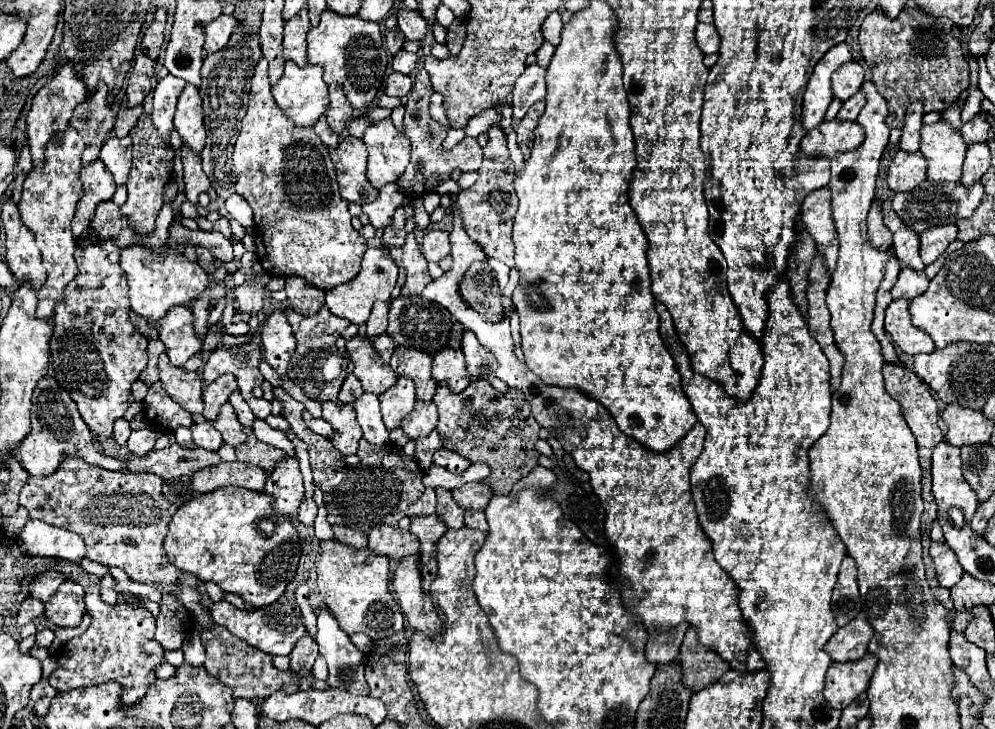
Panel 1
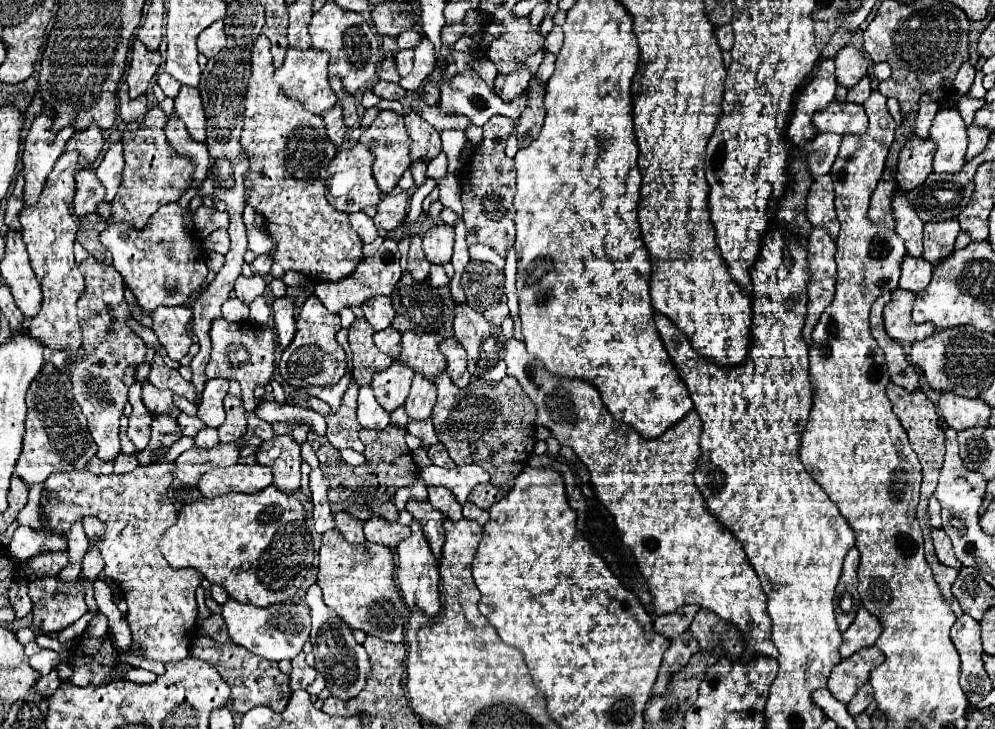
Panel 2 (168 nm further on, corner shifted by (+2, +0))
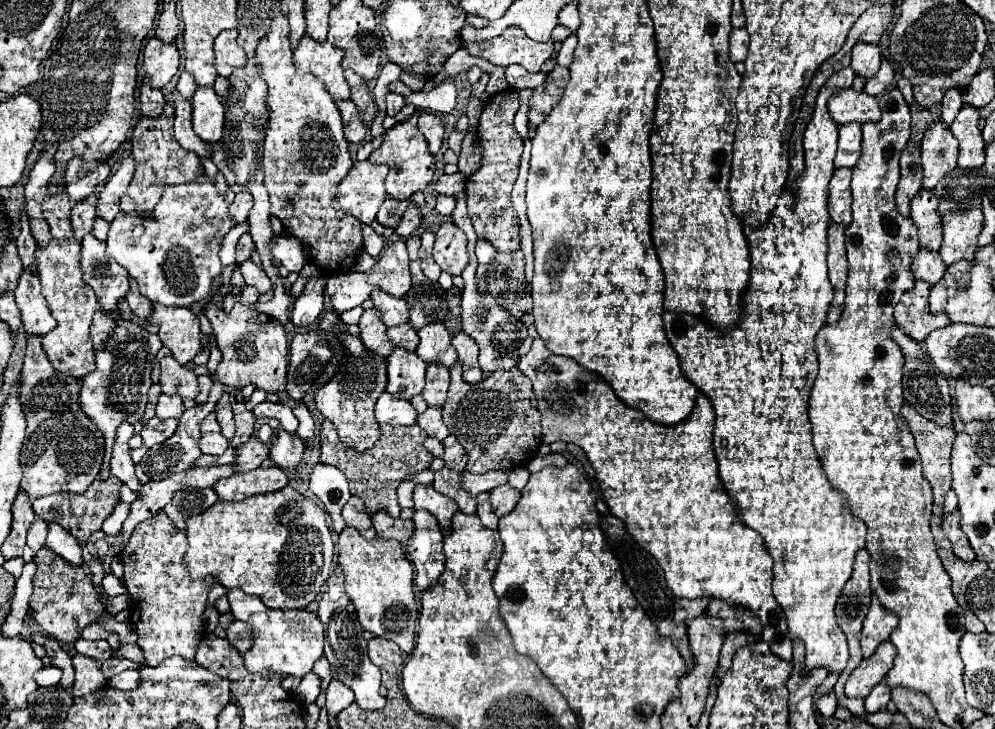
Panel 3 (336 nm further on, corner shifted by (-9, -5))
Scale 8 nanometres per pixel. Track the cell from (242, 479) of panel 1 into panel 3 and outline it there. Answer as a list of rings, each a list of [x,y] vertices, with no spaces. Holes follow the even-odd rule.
[[[272,466],[272,468],[256,468],[244,474],[234,474],[228,478],[222,478],[214,484],[214,490],[220,500],[236,502],[244,500],[248,496],[256,494],[268,494],[284,488],[288,484],[288,476],[284,470]]]

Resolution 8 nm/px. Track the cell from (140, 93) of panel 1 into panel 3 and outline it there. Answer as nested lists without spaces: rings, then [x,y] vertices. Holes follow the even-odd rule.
[[[150,38],[144,46],[142,70],[150,80],[152,88],[164,88],[180,66],[180,52],[174,44],[162,44],[156,38]]]

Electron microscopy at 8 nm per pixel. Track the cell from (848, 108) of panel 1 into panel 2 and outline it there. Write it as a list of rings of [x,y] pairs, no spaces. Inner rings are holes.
[[[865,75],[855,87],[849,89],[847,99],[849,99],[851,103],[863,103],[863,101],[869,97],[869,93],[871,93],[871,79],[869,79],[869,75]]]

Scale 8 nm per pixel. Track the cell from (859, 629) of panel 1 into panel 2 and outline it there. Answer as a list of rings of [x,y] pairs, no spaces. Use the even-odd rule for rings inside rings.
[[[859,607],[855,621],[851,627],[843,633],[843,645],[841,645],[841,655],[851,657],[857,653],[861,647],[871,647],[875,645],[877,637],[881,635],[881,623],[877,617],[873,617],[865,607]]]

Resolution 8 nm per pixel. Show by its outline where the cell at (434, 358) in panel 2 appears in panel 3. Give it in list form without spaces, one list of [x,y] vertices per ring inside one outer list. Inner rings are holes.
[[[444,324],[424,326],[418,330],[418,336],[420,336],[420,344],[416,348],[416,354],[424,362],[442,364],[450,368],[458,360],[458,354],[450,344],[450,334]]]

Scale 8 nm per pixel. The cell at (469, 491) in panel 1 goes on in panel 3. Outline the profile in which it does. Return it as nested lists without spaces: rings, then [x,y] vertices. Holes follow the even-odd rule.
[[[510,484],[490,490],[490,504],[492,504],[492,510],[498,518],[512,512],[514,506],[518,504],[518,500],[520,500],[520,492],[516,488],[512,488]]]

